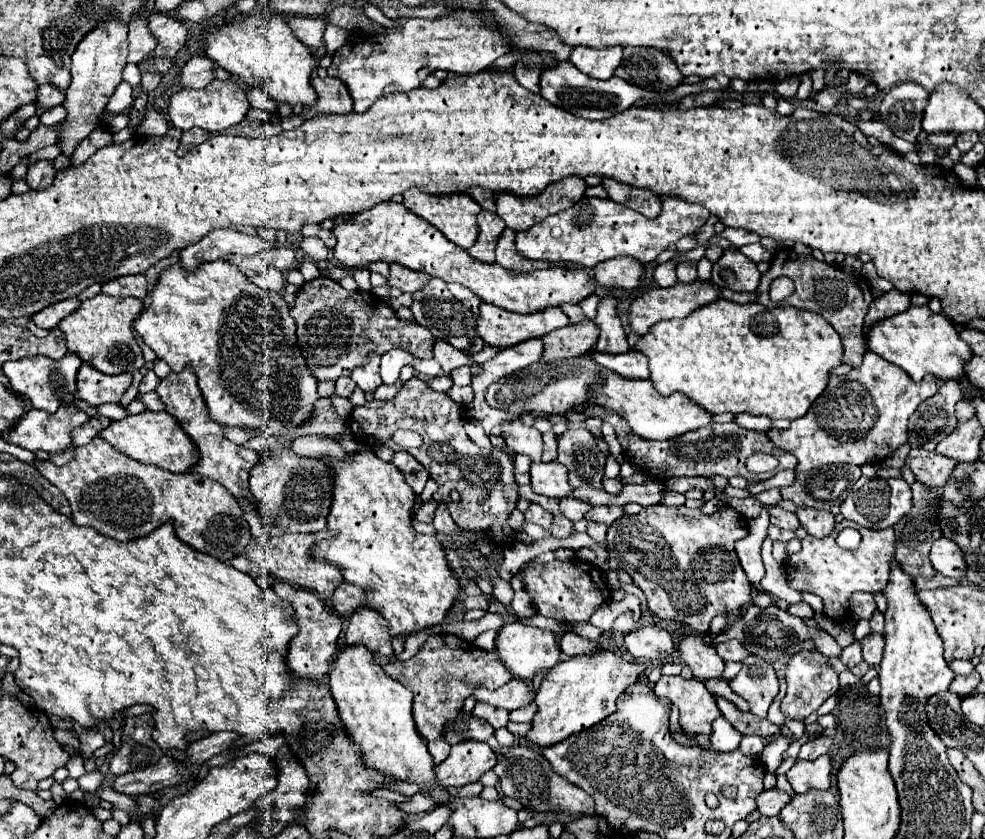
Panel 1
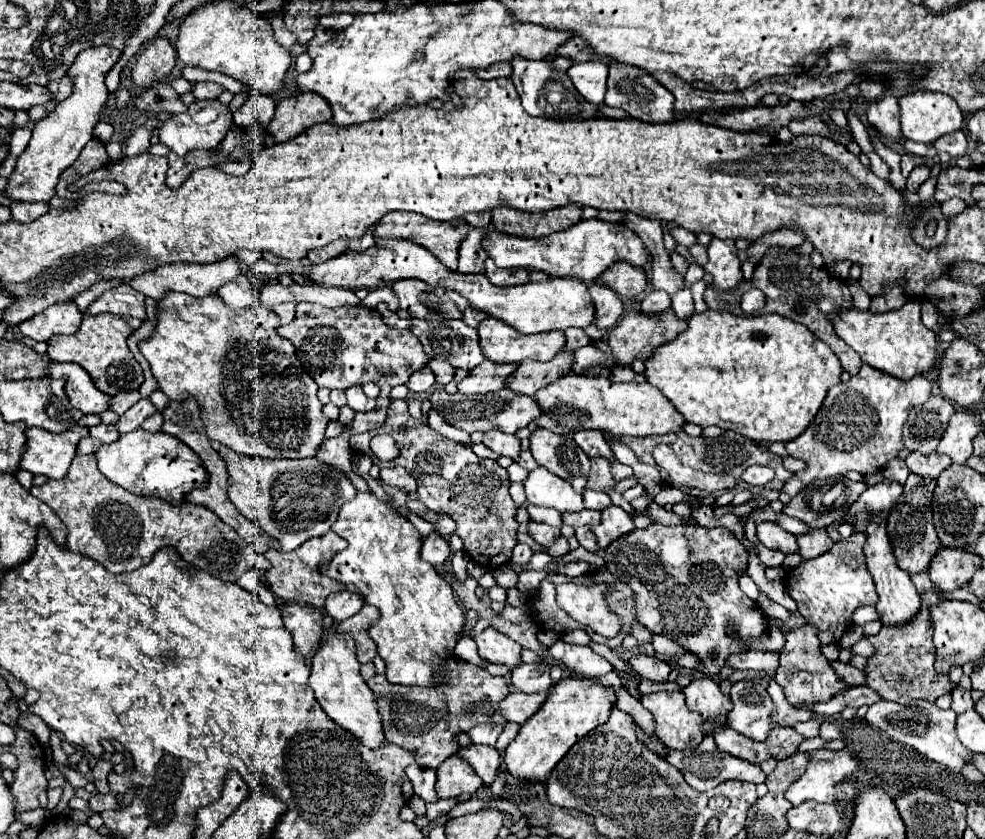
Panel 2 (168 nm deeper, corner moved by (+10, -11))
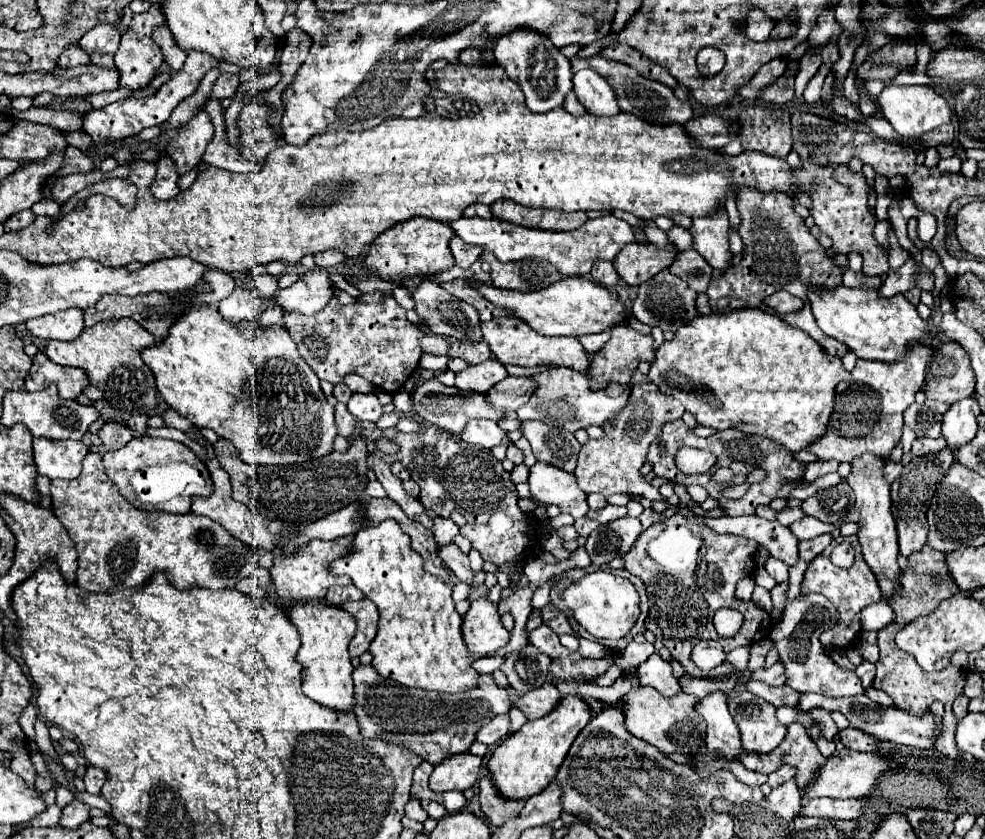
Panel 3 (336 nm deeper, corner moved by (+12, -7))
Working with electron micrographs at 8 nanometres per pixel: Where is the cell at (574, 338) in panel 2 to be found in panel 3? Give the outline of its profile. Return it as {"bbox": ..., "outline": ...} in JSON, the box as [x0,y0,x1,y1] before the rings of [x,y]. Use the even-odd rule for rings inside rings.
{"bbox":[579,331,611,353],"outline":[[[603,331],[603,333],[597,333],[597,335],[581,335],[579,343],[585,347],[587,353],[595,353],[595,351],[599,351],[607,343],[609,337],[611,337],[609,331]]]}

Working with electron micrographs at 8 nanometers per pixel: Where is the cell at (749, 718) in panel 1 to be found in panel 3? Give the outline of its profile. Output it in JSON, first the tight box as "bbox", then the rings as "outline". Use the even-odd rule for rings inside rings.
{"bbox":[739,723,825,789],"outline":[[[791,723],[787,727],[787,735],[783,743],[777,747],[777,751],[771,751],[769,755],[753,755],[753,751],[741,751],[739,759],[747,769],[759,771],[759,773],[773,773],[781,765],[789,763],[795,765],[797,771],[797,785],[803,789],[813,781],[815,771],[825,761],[825,757],[819,753],[815,741],[807,735],[805,727],[801,723]]]}

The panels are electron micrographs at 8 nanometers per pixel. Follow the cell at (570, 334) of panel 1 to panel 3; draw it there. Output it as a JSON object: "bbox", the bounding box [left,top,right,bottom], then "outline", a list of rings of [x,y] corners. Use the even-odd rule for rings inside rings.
{"bbox":[487,375,537,413],"outline":[[[507,375],[501,383],[497,383],[495,387],[491,387],[487,391],[487,401],[493,407],[497,407],[499,411],[513,413],[529,401],[529,397],[533,395],[535,389],[537,389],[537,385],[533,383],[533,377],[511,377],[511,375]]]}

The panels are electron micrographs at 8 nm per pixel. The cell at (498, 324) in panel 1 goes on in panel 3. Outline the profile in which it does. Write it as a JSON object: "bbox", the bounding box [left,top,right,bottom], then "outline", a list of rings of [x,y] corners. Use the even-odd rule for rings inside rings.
{"bbox":[481,317,589,371],"outline":[[[499,317],[491,319],[487,323],[481,323],[483,339],[487,341],[491,353],[503,363],[503,365],[521,365],[521,367],[535,367],[535,365],[565,365],[573,367],[577,371],[585,371],[589,367],[587,353],[581,347],[577,339],[565,339],[565,337],[543,337],[537,331],[533,331],[525,321],[517,317]]]}

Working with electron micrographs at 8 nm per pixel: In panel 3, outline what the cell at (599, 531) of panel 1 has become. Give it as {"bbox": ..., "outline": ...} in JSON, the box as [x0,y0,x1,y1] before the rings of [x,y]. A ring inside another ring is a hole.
{"bbox":[573,517,599,537],"outline":[[[581,517],[581,519],[575,519],[575,523],[573,523],[573,527],[577,529],[577,533],[581,535],[581,537],[589,537],[589,533],[597,527],[599,523],[597,521],[593,521],[593,519],[587,519],[587,517]]]}

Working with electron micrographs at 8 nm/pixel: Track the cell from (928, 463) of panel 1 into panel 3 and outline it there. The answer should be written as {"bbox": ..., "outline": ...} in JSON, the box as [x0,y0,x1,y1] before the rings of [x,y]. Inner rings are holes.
{"bbox":[911,437,947,457],"outline":[[[939,437],[939,439],[915,439],[913,447],[911,447],[911,453],[915,457],[921,457],[921,455],[943,451],[945,447],[947,447],[947,443],[945,443],[943,437]]]}

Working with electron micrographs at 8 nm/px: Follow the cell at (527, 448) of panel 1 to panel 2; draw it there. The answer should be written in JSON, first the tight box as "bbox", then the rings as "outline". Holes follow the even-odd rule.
{"bbox":[483,431,521,459],"outline":[[[485,431],[483,433],[483,445],[499,455],[505,455],[505,457],[511,457],[511,459],[517,459],[519,453],[521,453],[521,443],[515,435],[507,435],[503,431]]]}

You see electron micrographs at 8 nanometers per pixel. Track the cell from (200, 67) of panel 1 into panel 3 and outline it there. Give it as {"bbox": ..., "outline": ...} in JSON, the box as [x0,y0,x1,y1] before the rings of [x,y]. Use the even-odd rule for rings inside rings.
{"bbox":[209,73,239,99],"outline":[[[221,73],[219,79],[213,83],[213,89],[211,89],[211,93],[209,93],[209,99],[225,99],[225,97],[233,97],[237,85],[239,85],[239,77],[237,77],[237,75]]]}

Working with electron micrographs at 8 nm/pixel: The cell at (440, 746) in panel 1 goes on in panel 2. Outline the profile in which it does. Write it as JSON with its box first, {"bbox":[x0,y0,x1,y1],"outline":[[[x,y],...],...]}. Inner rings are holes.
{"bbox":[407,765,439,803],"outline":[[[409,765],[407,767],[407,777],[413,783],[415,795],[421,797],[425,803],[433,803],[439,797],[435,795],[435,771],[429,767],[419,767],[419,765]]]}

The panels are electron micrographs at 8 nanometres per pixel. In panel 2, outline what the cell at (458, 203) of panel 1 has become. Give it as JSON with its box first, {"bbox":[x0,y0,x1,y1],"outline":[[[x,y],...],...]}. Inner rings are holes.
{"bbox":[375,211,469,271],"outline":[[[393,211],[391,215],[385,215],[379,225],[375,227],[375,237],[387,237],[387,239],[407,239],[413,243],[419,243],[427,251],[431,251],[447,269],[455,271],[455,259],[459,251],[459,243],[463,241],[463,235],[467,235],[469,225],[465,221],[451,221],[451,223],[439,223],[433,219],[427,219],[423,215],[411,215],[407,211]]]}

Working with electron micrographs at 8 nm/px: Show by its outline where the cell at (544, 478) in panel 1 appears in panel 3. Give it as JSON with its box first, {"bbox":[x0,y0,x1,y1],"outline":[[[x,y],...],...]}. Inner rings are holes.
{"bbox":[527,461,589,519],"outline":[[[537,461],[529,469],[527,483],[531,497],[543,505],[557,505],[563,513],[571,513],[575,519],[585,517],[589,511],[587,495],[579,489],[573,473]]]}

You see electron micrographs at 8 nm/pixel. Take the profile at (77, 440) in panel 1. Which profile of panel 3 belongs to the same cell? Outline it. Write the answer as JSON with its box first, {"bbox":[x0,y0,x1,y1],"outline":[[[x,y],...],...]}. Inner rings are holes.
{"bbox":[91,423,133,453],"outline":[[[105,423],[105,425],[97,431],[97,435],[99,435],[99,439],[103,441],[103,445],[91,447],[91,451],[99,451],[99,453],[103,453],[103,451],[113,451],[113,449],[121,449],[121,447],[127,445],[129,439],[133,437],[131,431],[129,431],[125,425],[121,425],[121,423]]]}

